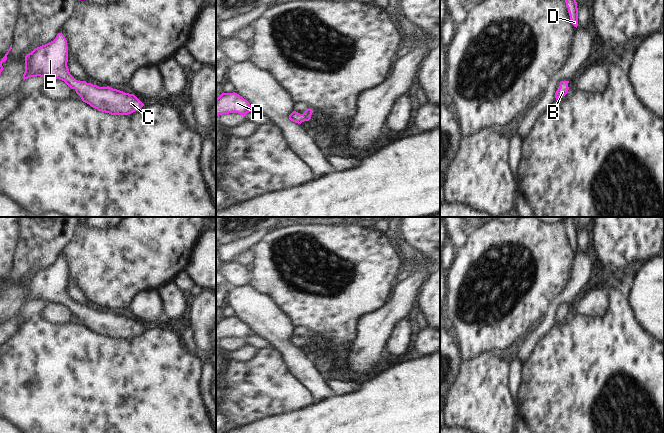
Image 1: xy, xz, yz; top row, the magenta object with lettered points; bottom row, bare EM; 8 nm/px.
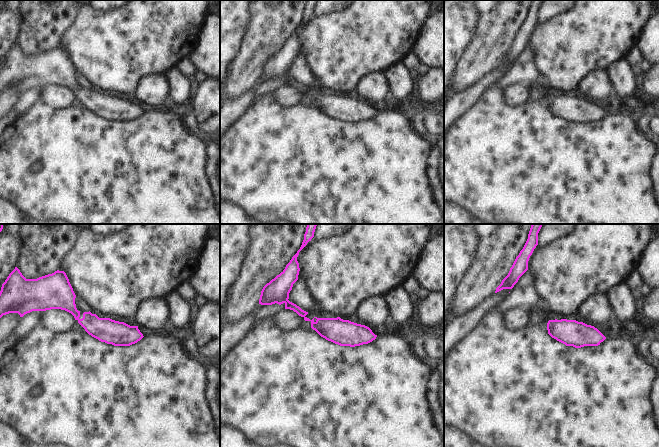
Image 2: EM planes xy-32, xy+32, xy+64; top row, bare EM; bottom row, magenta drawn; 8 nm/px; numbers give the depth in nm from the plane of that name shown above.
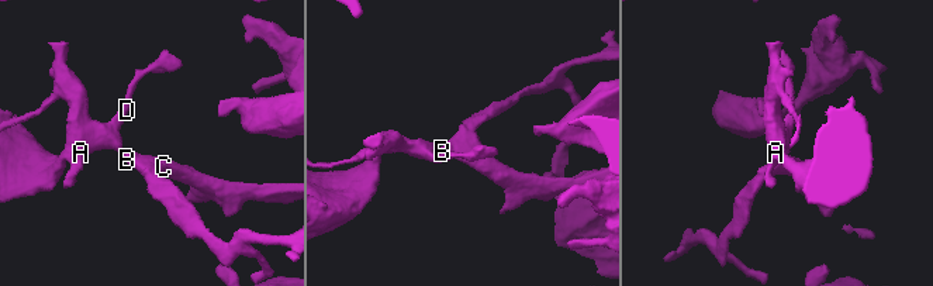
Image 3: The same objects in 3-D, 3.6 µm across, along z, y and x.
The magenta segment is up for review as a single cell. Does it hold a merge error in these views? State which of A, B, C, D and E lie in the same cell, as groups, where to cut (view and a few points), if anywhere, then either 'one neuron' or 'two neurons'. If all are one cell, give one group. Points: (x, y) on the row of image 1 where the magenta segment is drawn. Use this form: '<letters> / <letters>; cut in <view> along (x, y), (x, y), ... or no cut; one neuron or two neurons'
A B C D E; no cut; one neuron

